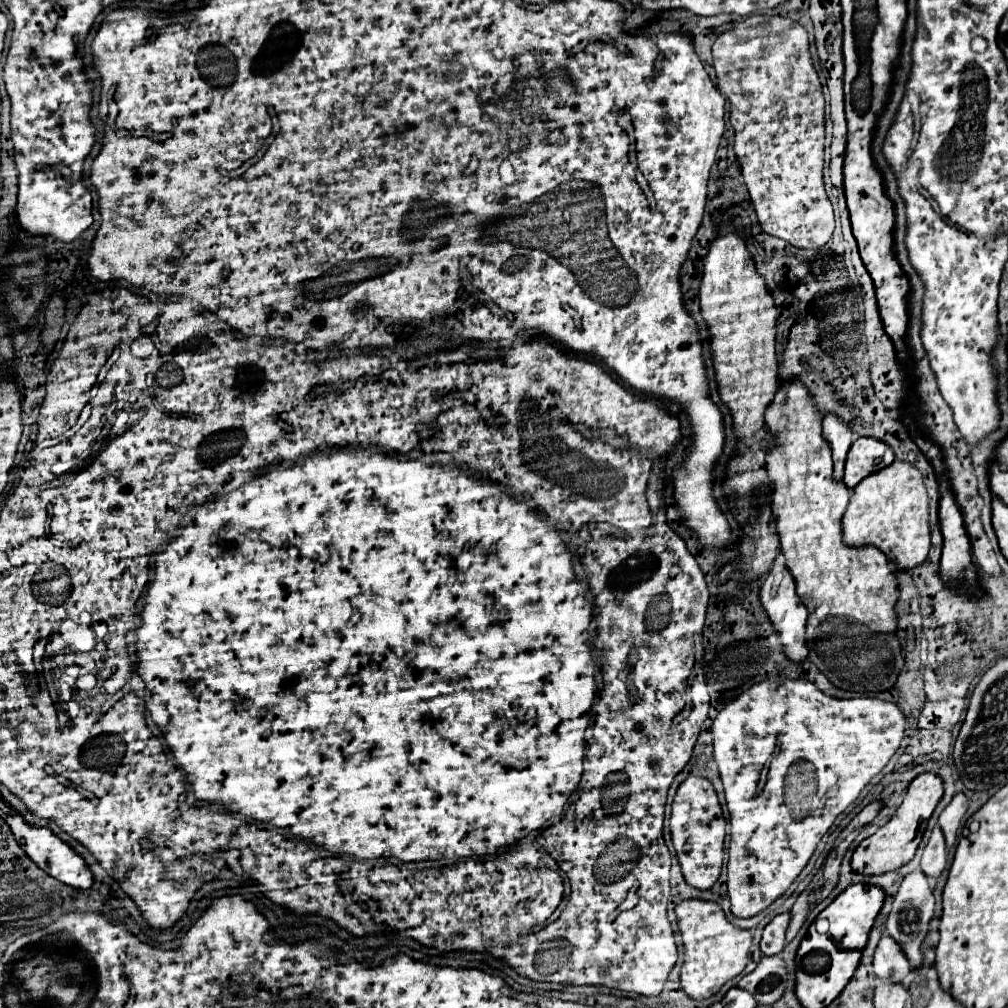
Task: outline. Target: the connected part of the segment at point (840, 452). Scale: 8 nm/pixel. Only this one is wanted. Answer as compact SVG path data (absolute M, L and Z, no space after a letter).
M827 413L823 417L823 437L829 441L829 445L833 449L835 479L843 479L843 465L845 465L847 451L853 443L853 431L837 415Z

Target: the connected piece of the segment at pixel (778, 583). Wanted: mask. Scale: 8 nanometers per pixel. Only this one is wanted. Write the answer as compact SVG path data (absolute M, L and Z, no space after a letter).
M775 563L771 567L771 571L767 573L763 587L761 587L761 603L769 615L769 619L773 621L773 627L781 633L781 643L783 643L783 651L785 655L799 663L807 657L807 643L805 643L805 623L809 617L807 607L803 605L803 601L799 599L797 591L795 591L795 579L791 577L791 571L785 565Z

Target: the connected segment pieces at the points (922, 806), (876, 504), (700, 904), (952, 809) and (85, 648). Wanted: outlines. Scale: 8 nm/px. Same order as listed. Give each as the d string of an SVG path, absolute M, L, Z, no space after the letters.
M935 773L917 775L911 781L911 785L907 789L907 795L905 795L901 807L895 811L895 815L877 833L873 833L871 837L863 839L857 845L857 849L853 851L853 857L851 857L853 871L861 873L861 875L881 875L881 873L899 869L905 863L909 863L913 859L919 843L921 843L927 821L929 821L931 813L935 811L941 797L943 797L943 781L941 781L941 777L937 777Z
M893 461L887 469L863 479L843 515L843 541L851 547L875 545L899 571L921 565L931 549L929 539L929 497L921 471L903 461Z
M687 899L675 907L679 931L685 945L685 961L681 967L681 987L693 999L707 999L721 989L725 981L739 975L747 965L751 947L751 931L735 927L715 901Z
M957 793L951 803L943 809L943 813L939 815L939 825L945 833L945 841L947 841L947 847L951 847L957 839L957 831L961 827L961 821L963 821L963 815L967 813L967 797L963 793Z
M72 630L67 631L67 634L63 635L65 640L65 647L71 648L73 651L88 653L95 647L95 635L92 630Z

